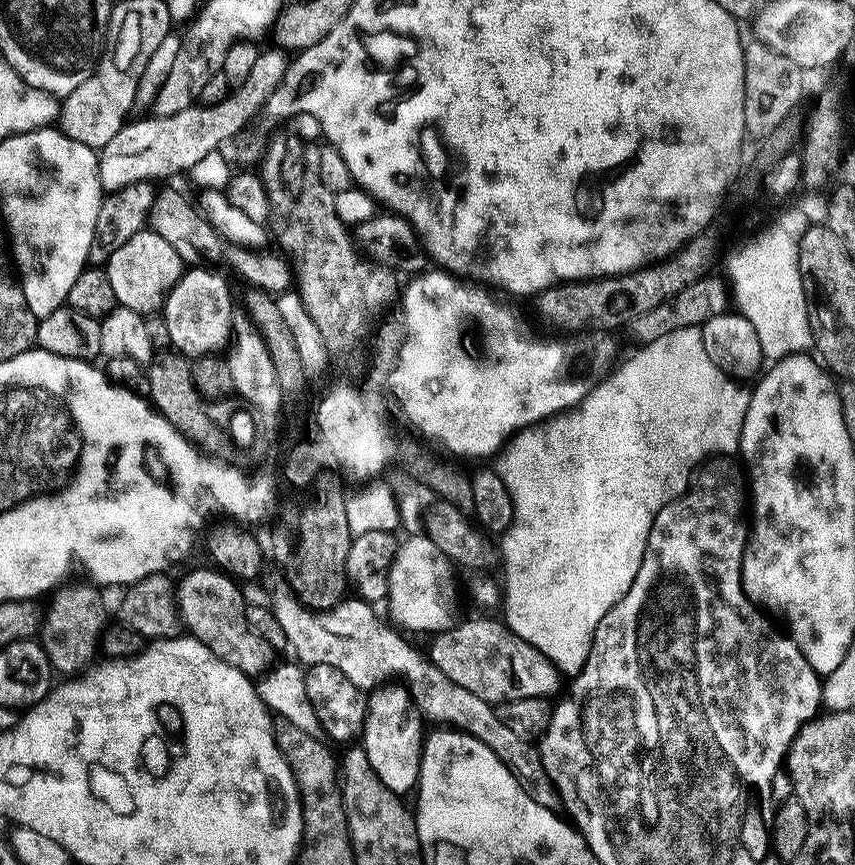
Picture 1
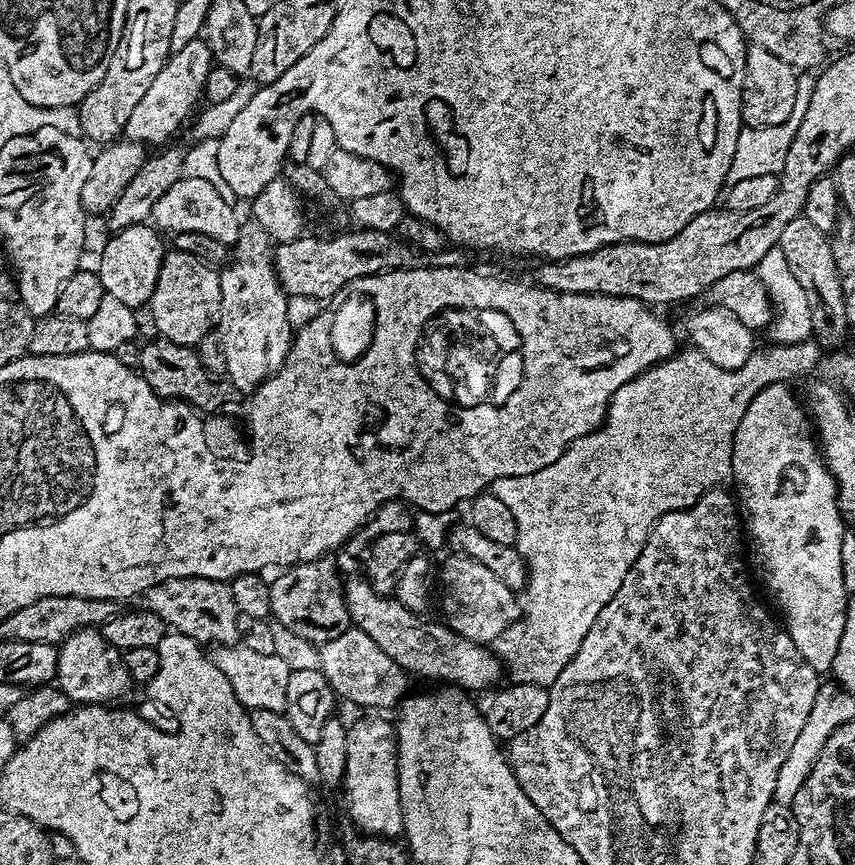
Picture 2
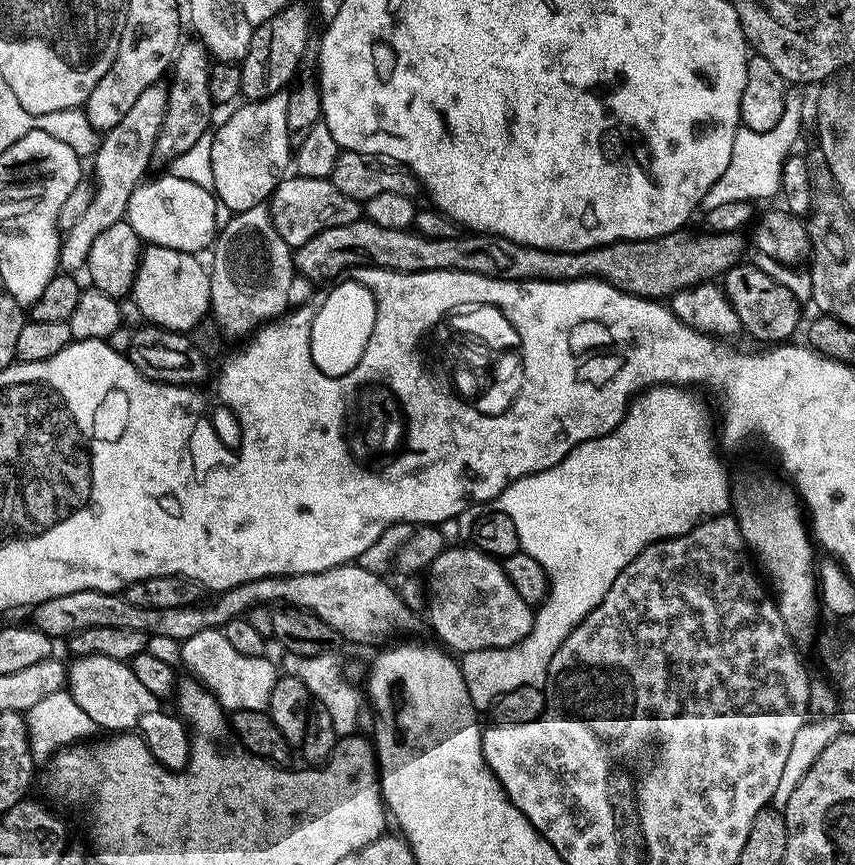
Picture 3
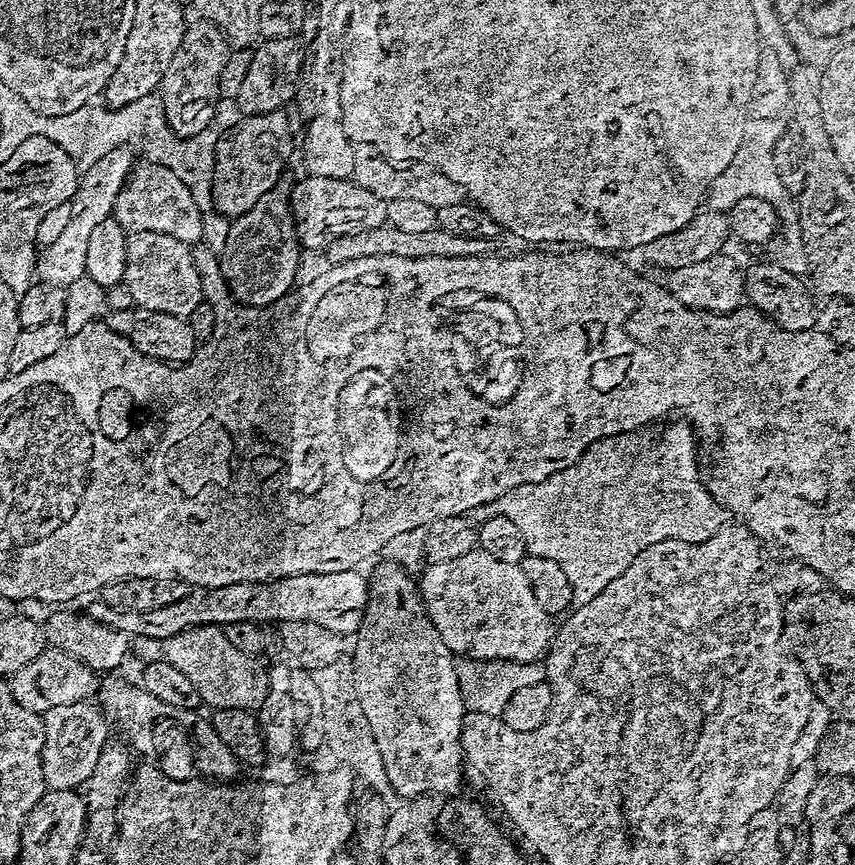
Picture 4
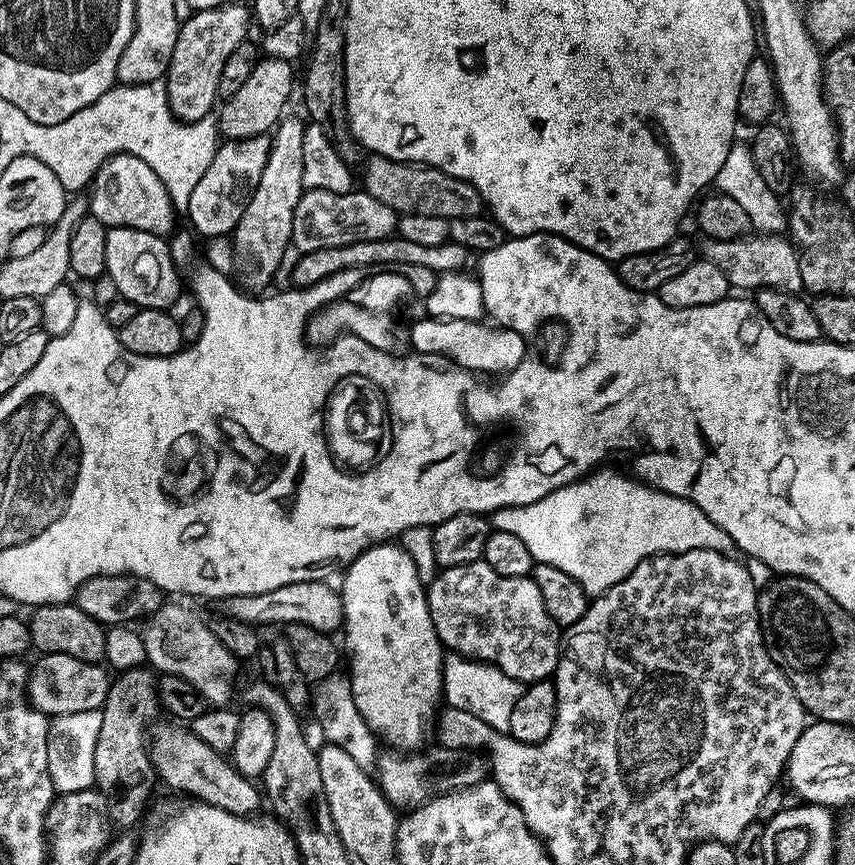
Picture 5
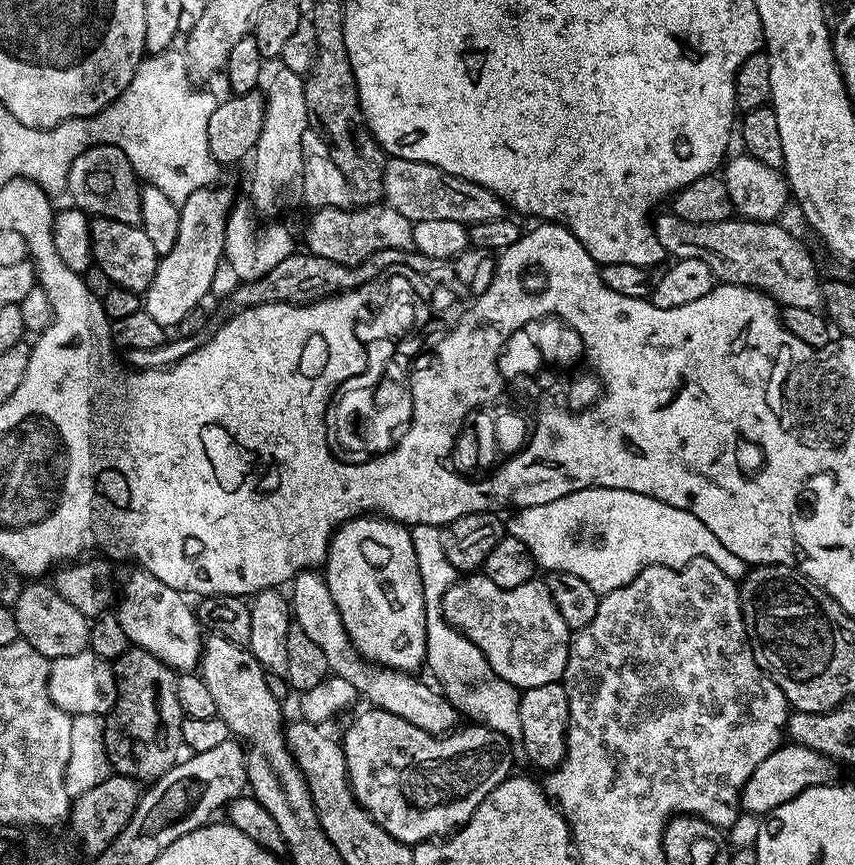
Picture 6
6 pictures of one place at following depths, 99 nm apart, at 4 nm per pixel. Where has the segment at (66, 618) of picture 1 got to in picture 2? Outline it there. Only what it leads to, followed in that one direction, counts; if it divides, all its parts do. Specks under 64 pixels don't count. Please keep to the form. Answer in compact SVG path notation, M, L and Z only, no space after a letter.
M95 627L79 628L60 641L56 654L55 683L65 692L69 701L77 705L112 702L130 687L128 671L121 649L114 648Z

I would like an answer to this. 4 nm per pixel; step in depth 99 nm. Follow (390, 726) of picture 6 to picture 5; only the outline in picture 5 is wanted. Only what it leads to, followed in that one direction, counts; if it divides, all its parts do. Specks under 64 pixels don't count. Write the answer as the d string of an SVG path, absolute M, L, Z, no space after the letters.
M433 746L429 752L412 750L407 754L400 750L387 751L381 751L377 755L374 776L385 798L397 810L420 808L435 796L472 788L484 781L490 772L489 761L479 751L467 748Z

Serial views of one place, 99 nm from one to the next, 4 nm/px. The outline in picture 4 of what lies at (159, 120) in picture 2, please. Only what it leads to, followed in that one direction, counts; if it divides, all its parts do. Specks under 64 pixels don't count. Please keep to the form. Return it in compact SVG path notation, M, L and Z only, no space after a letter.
M124 148L110 150L79 175L76 193L70 201L70 222L62 230L62 235L37 255L34 276L39 283L67 290L86 274L86 245L90 243L90 233L101 222L113 219L118 194L134 166L126 154Z

